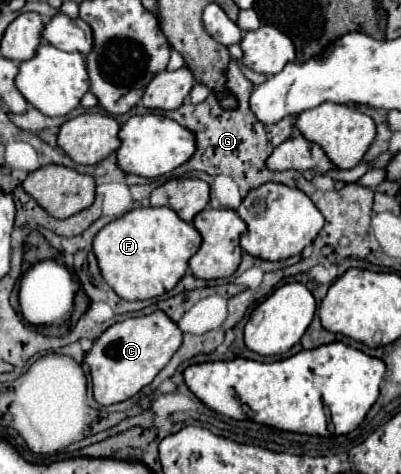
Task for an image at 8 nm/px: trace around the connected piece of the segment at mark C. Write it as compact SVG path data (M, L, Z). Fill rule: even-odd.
M153 311L151 315L125 319L111 325L85 353L85 363L91 369L93 399L99 405L113 405L139 393L167 365L167 361L179 349L181 339L183 333L179 331L177 323L171 321L163 311Z

